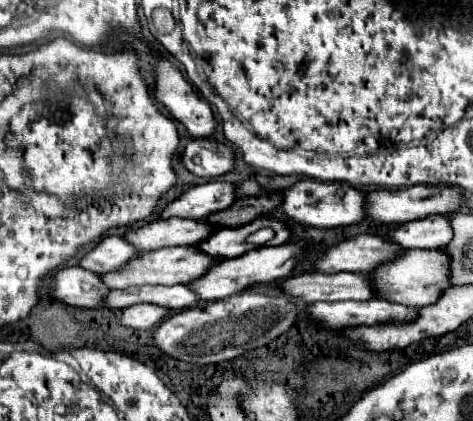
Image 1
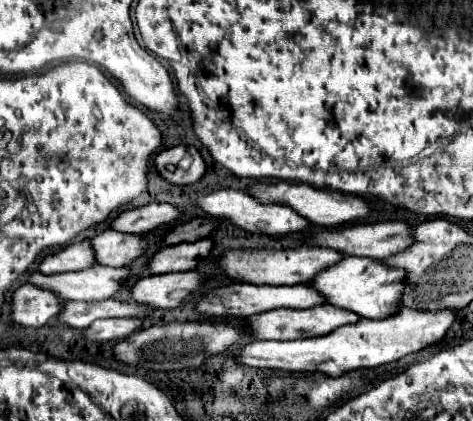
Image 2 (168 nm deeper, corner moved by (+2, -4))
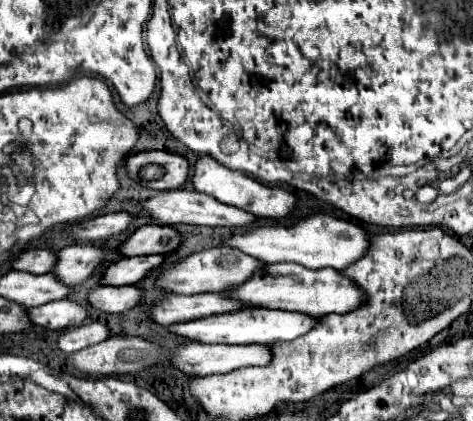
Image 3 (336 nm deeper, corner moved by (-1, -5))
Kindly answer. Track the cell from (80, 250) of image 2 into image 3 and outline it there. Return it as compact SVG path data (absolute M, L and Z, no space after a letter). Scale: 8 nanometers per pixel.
M31 249L31 251L23 251L13 261L13 269L35 273L35 275L43 275L43 273L53 271L55 261L57 261L57 253L55 251L51 251L51 249Z

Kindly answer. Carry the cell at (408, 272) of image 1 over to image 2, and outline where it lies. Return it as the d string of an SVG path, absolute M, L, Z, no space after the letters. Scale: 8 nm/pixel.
M342 258L340 262L320 270L308 286L312 286L330 306L350 310L362 318L380 320L392 316L392 306L400 300L400 282L404 282L404 274L400 274L400 270L384 270L380 260Z

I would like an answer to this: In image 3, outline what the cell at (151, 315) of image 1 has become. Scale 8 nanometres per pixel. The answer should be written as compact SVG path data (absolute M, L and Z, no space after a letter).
M91 321L91 323L85 323L81 327L65 329L65 333L59 337L59 349L65 353L75 353L79 349L87 349L91 345L101 343L109 335L111 333L109 333L107 325L103 325L99 321Z

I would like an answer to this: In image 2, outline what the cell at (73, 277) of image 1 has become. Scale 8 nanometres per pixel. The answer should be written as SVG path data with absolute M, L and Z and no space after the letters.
M24 284L14 290L10 300L10 318L14 324L40 328L60 308L60 298L48 294L44 290L36 290L36 286Z

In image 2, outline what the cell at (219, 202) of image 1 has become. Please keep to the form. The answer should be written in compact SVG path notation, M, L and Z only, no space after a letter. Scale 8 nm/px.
M150 202L146 206L122 212L110 222L110 228L120 230L122 234L146 234L162 224L172 224L178 216L180 212L174 206Z

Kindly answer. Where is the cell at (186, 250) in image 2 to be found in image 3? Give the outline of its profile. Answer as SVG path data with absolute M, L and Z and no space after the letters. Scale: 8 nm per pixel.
M143 255L143 257L125 257L113 263L105 277L101 279L103 285L135 285L147 277L153 269L157 269L167 255Z

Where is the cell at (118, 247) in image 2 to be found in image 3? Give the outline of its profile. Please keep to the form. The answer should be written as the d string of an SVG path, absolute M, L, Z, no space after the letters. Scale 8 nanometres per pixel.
M85 241L61 249L53 273L59 275L59 279L67 285L79 285L89 279L103 261L105 249L93 241Z

